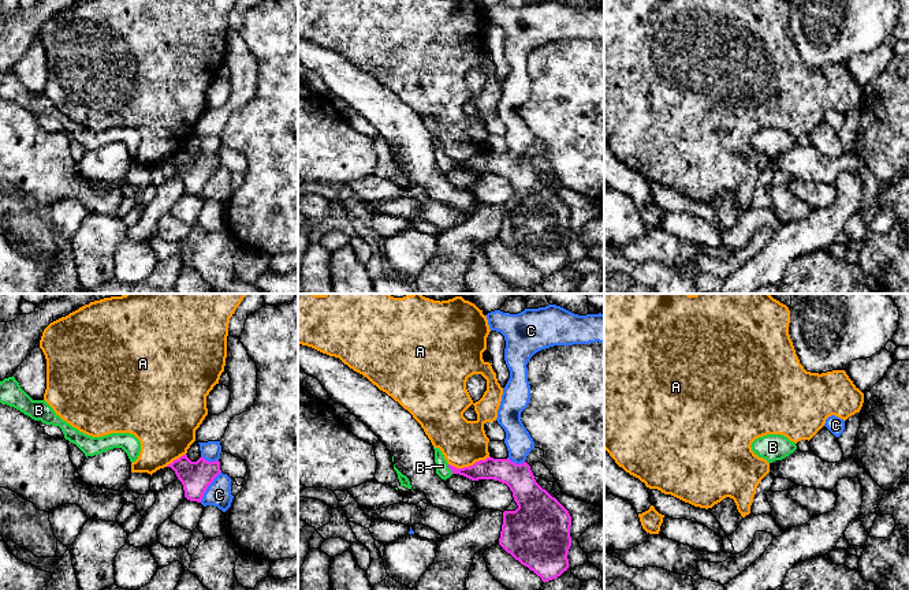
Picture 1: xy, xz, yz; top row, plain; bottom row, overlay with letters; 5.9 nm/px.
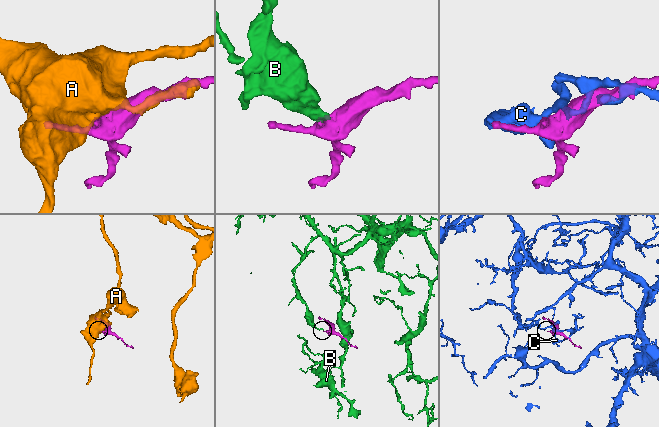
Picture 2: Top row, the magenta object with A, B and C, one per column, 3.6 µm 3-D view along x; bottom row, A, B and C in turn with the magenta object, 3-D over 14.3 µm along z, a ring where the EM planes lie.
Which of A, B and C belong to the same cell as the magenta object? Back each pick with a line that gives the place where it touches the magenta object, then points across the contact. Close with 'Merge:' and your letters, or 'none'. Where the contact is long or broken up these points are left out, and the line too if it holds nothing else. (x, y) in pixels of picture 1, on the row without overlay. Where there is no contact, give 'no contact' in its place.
B: contact xz (449, 161); way xz (490, 163), (457, 165), (449, 161), (442, 160)
Merge: B

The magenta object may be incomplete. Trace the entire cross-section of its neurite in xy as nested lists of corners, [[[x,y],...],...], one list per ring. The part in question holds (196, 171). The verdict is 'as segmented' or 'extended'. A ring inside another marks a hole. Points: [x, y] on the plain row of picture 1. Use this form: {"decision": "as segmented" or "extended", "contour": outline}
{"decision": "as segmented", "contour": [[[183,149],[167,161],[171,161],[182,176],[185,191],[197,197],[201,197],[208,180],[221,167],[219,154],[208,156],[202,150],[191,156],[187,149]]]}

